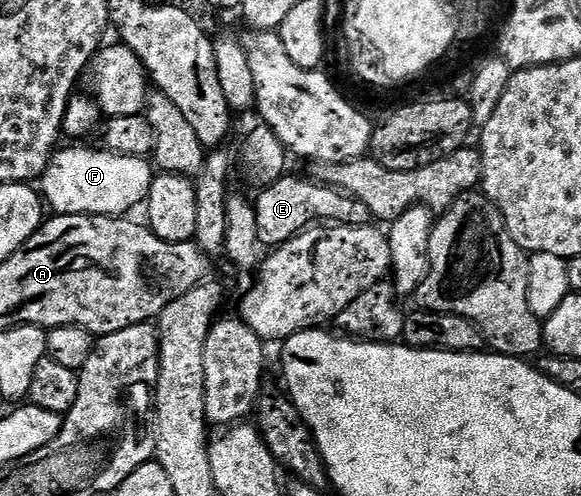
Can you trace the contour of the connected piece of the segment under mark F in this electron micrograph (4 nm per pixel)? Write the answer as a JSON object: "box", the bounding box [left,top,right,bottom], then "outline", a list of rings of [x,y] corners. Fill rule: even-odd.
{"box":[40,147,155,216],"outline":[[[61,147],[55,151],[53,158],[50,160],[50,164],[46,167],[45,173],[42,177],[40,177],[40,185],[42,184],[42,188],[40,187],[43,199],[47,202],[47,205],[50,206],[50,209],[55,215],[64,215],[64,216],[124,216],[127,215],[128,212],[132,208],[138,207],[145,203],[146,196],[150,192],[151,183],[154,181],[155,171],[151,161],[141,156],[130,156],[130,155],[116,155],[113,152],[107,152],[105,150],[99,150],[96,152],[90,148],[65,148]]]}

